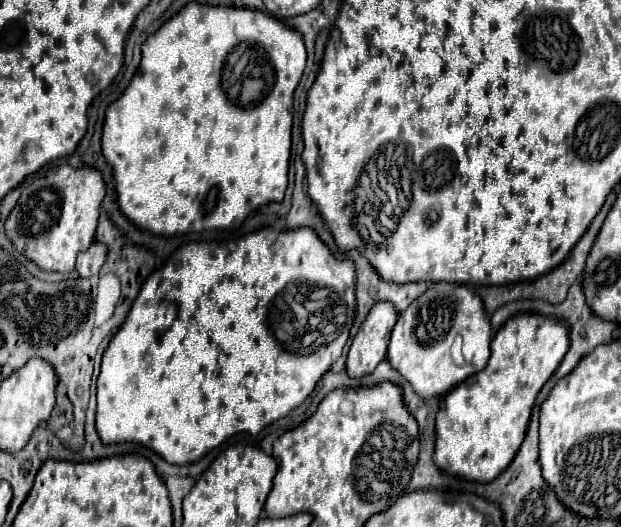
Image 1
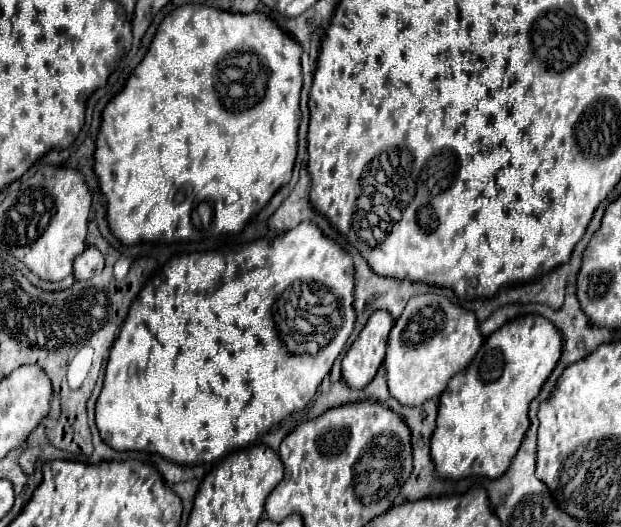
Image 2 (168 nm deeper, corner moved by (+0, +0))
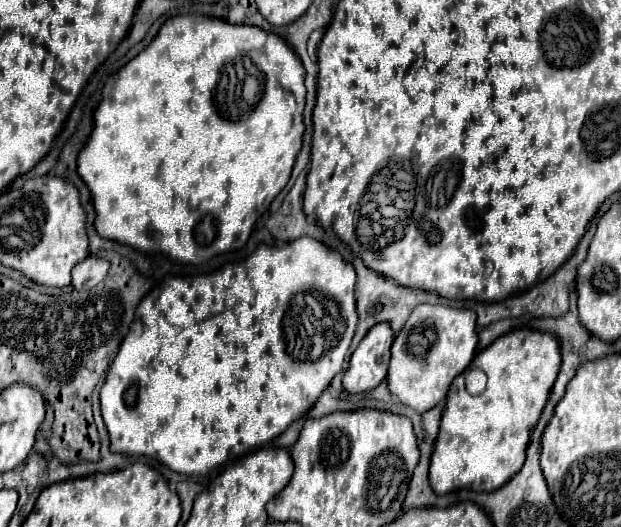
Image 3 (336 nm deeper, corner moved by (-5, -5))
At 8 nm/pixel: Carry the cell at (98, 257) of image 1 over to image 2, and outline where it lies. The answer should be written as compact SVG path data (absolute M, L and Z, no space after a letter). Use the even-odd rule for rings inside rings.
M89 246L83 254L79 254L79 256L75 258L73 276L75 276L75 280L89 280L91 276L101 274L103 266L105 266L103 254L101 254L97 248Z

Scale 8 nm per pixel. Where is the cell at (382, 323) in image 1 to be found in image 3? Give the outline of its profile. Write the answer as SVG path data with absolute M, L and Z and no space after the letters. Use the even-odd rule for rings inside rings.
M384 323L368 331L368 335L352 353L348 371L342 379L342 385L348 393L356 395L372 391L386 377L392 341L394 333L390 327L384 327Z

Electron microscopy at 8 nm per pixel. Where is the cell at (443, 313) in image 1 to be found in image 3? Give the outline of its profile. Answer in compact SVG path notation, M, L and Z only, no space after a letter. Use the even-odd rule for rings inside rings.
M420 305L392 343L392 357L388 367L388 389L404 405L416 411L428 411L446 399L454 381L472 361L478 345L476 313L470 309L456 309L444 305Z

